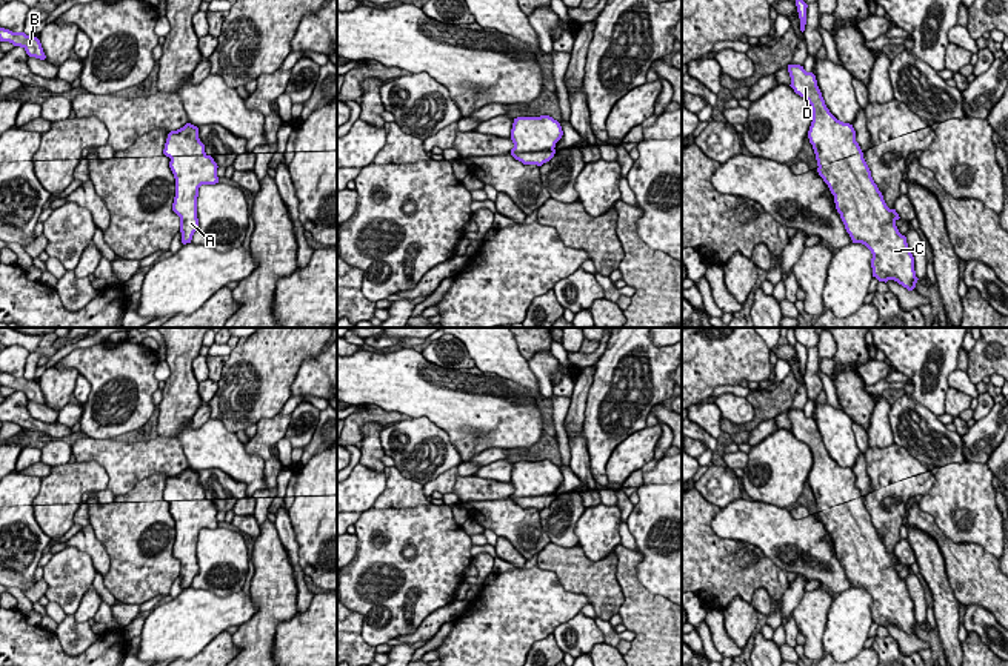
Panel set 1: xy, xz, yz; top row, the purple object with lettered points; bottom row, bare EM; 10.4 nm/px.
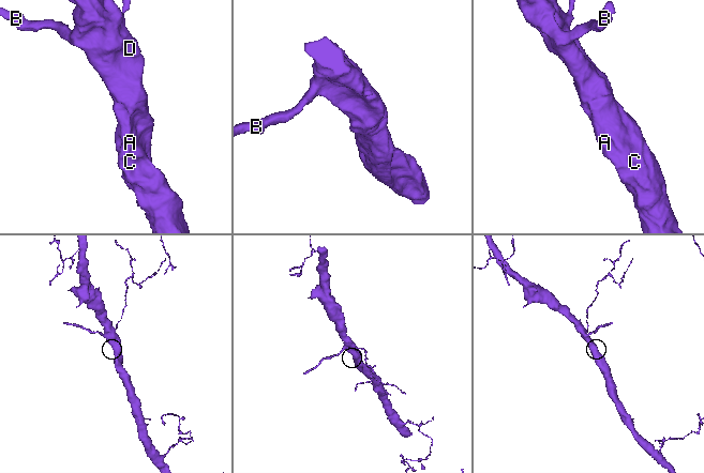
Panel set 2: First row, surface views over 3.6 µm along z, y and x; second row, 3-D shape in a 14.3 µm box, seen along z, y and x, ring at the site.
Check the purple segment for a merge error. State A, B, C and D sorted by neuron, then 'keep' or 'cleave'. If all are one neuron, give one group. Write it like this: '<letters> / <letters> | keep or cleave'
A B C D | keep

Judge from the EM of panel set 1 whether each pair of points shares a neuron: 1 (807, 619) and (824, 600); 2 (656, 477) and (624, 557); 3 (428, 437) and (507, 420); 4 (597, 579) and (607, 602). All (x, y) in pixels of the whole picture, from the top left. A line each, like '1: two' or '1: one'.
1: one
2: two
3: two
4: one

